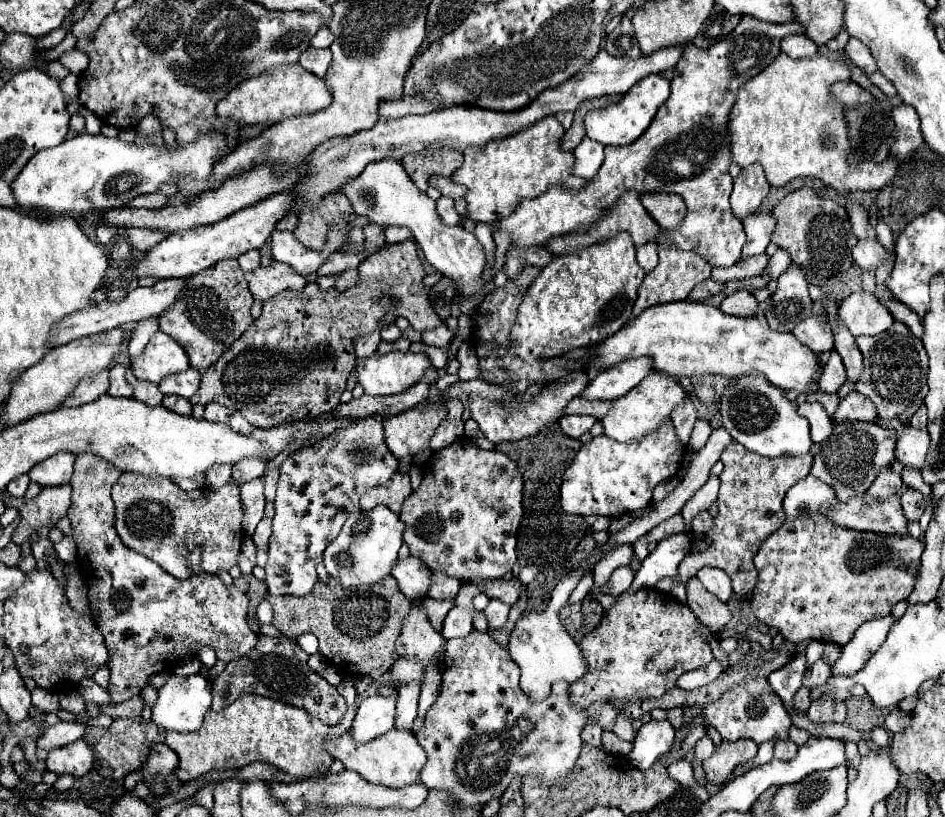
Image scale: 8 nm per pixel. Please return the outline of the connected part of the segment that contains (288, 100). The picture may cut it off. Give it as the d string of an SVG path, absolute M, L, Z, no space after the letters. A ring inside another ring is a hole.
M291 63L291 65L279 65L273 71L261 73L237 85L225 99L217 103L217 115L231 117L239 125L271 125L293 115L321 111L329 107L331 101L333 95L323 79L309 73L299 63Z

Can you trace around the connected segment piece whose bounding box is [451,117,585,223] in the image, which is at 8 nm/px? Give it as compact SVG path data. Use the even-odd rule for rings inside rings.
M545 117L509 137L489 141L483 147L465 149L465 161L451 179L467 187L467 217L475 223L493 223L509 217L523 199L543 195L551 185L565 185L571 189L583 187L585 179L571 173L573 153L565 153L559 145L563 133L565 129L555 117Z

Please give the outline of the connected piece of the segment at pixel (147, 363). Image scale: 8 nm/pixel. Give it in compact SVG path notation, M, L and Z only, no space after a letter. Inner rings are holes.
M157 331L145 351L131 359L131 371L135 377L151 383L159 383L171 373L181 373L191 367L185 349L167 333Z

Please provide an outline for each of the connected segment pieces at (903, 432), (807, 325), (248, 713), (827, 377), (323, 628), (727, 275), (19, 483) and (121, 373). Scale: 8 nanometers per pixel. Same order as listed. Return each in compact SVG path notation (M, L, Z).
M903 425L899 429L895 429L895 457L911 469L921 469L925 465L925 457L929 451L929 433L927 431L917 431L911 425Z
M811 315L791 331L803 345L807 345L815 355L833 349L833 335L825 315Z
M245 693L221 711L209 709L197 733L187 735L165 731L163 743L179 755L177 777L183 783L189 783L209 771L239 769L253 761L275 765L279 771L301 779L331 767L333 757L323 751L323 737L335 733L333 729L335 727L327 727L319 719L311 717L305 709Z
M831 351L831 357L819 377L819 389L825 393L837 393L839 387L845 383L845 379L847 379L847 375L845 375L843 361L837 351Z
M387 575L381 579L377 585L369 587L357 587L357 589L343 589L339 581L329 577L327 581L317 581L311 593L303 597L267 597L271 603L275 617L273 625L287 637L299 637L303 633L313 633L319 639L319 653L325 659L339 659L339 661L329 661L333 663L343 675L357 677L357 675L369 675L373 679L385 675L391 665L395 663L395 641L401 633L401 625L405 615L411 609L411 601L399 591L397 581Z
M757 255L757 257L749 257L749 259L741 259L737 265L733 267L713 267L711 279L725 283L725 281L737 281L737 279L751 279L757 277L765 271L765 267L769 265L769 257L767 255Z
M19 477L17 481L11 481L11 485L7 487L7 493L13 495L13 497L23 497L25 491L27 491L27 485L29 485L29 477Z
M113 365L111 367L111 389L109 389L109 395L133 399L133 387L127 383L125 373L127 373L125 365Z

